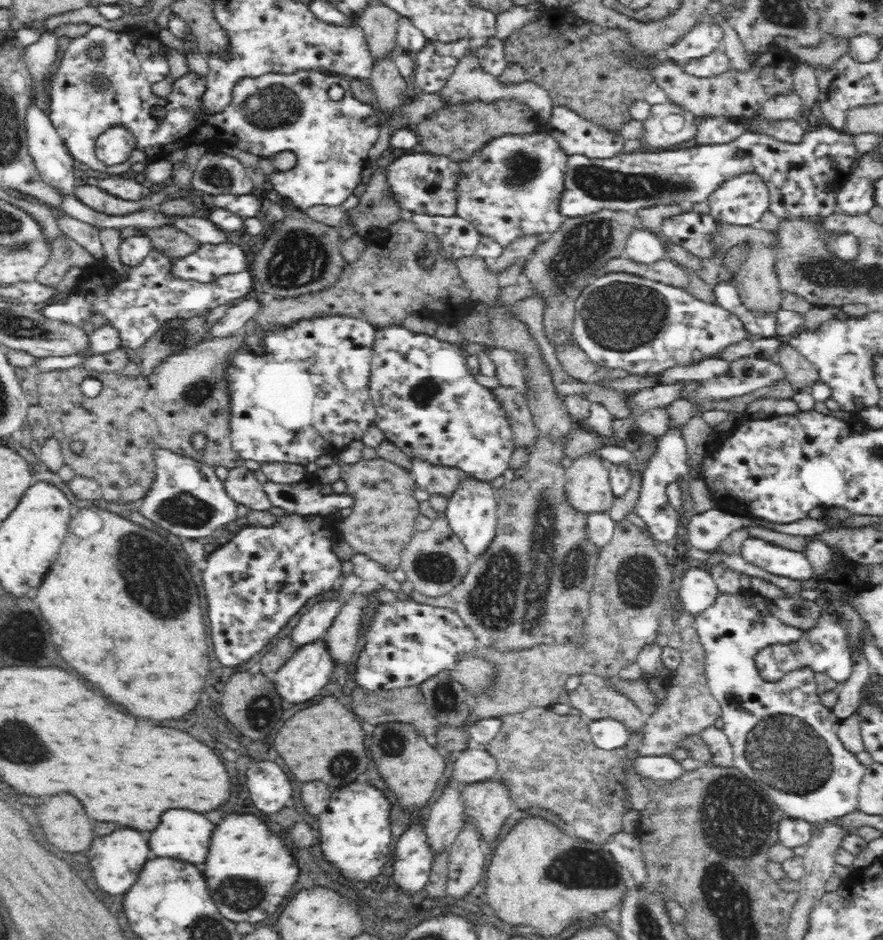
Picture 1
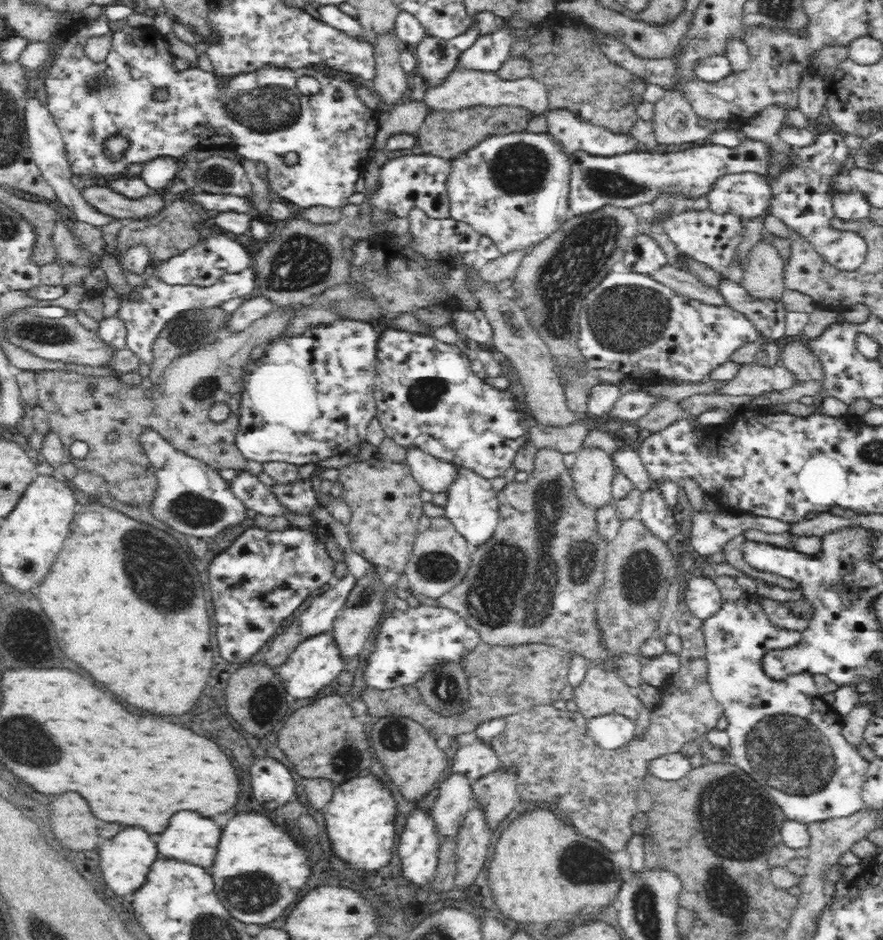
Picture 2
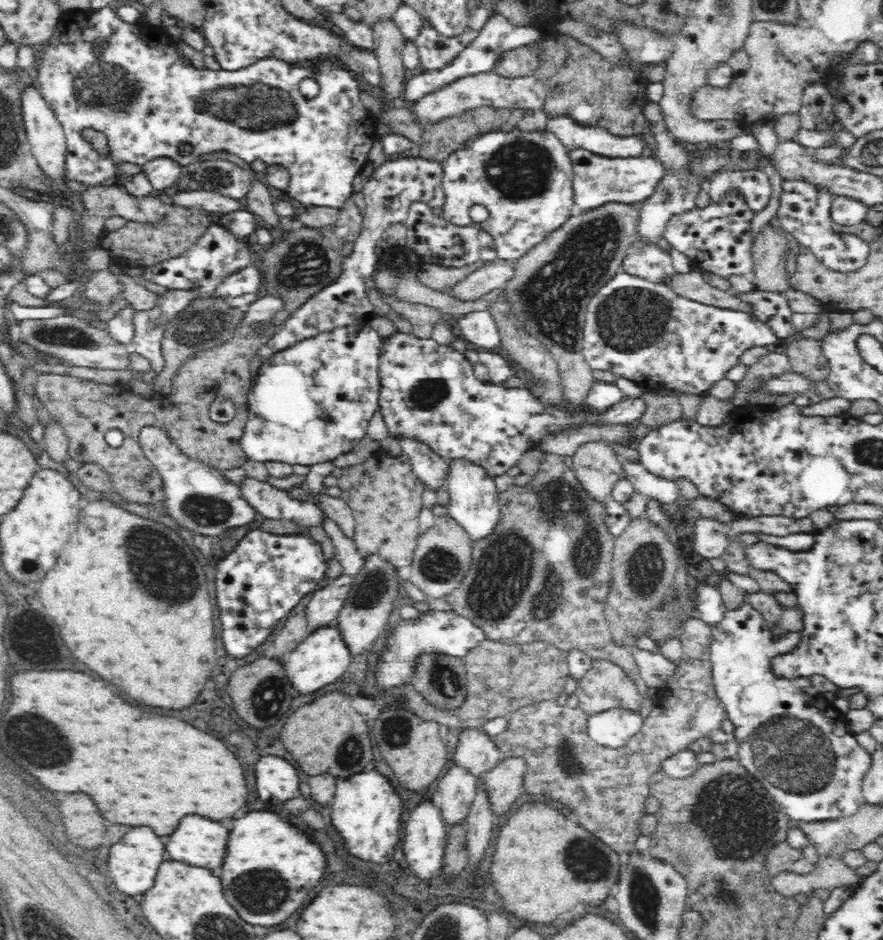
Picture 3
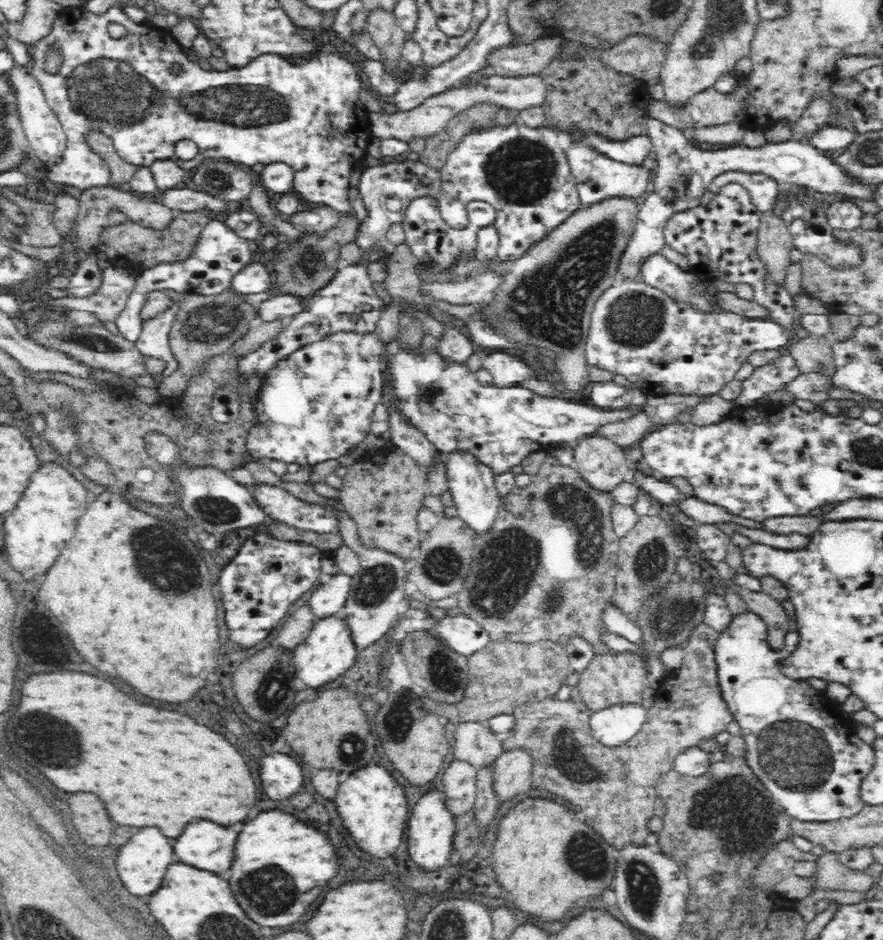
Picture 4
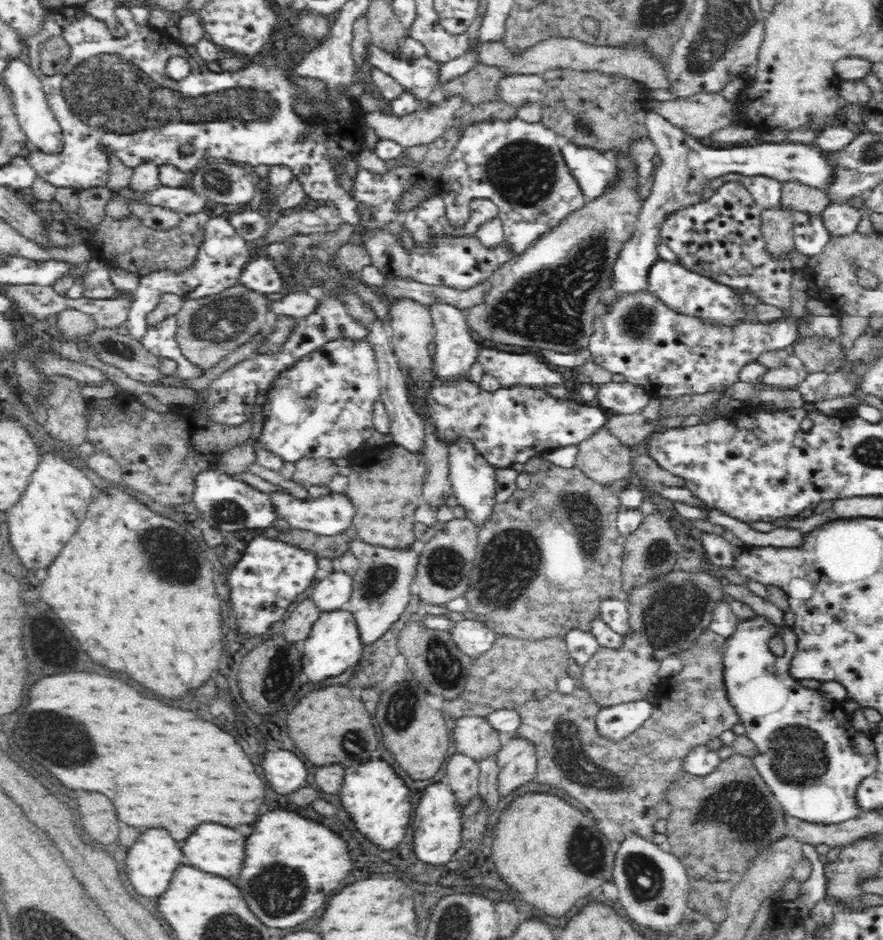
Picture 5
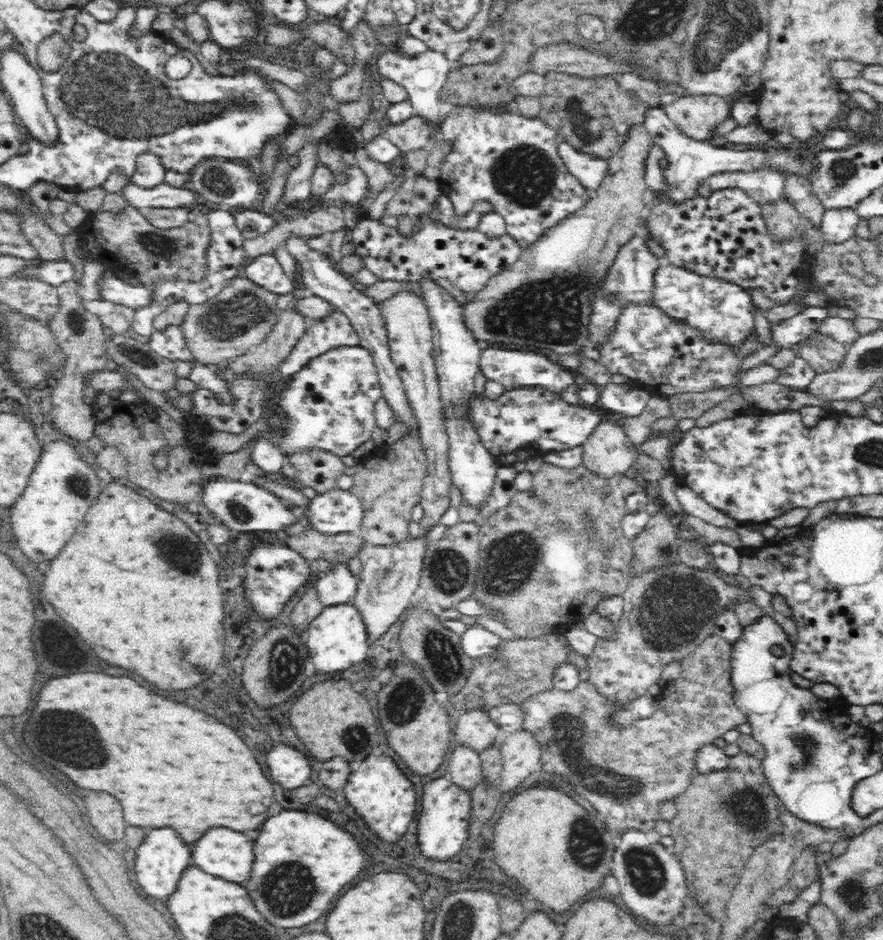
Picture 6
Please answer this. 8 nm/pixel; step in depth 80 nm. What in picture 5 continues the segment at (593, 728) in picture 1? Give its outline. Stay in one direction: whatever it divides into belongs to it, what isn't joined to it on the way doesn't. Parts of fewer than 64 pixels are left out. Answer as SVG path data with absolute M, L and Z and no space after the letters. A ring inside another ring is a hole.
M645 699L615 704L603 707L602 712L596 716L596 726L604 738L620 739L634 732L652 712L655 712L655 705Z

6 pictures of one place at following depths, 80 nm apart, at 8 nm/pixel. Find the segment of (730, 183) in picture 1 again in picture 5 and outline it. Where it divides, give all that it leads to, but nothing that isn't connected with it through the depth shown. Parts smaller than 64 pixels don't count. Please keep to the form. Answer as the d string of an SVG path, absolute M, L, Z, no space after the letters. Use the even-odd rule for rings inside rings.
M726 174L712 179L708 186L716 190L728 182L742 184L763 209L776 208L782 200L783 182L764 175Z

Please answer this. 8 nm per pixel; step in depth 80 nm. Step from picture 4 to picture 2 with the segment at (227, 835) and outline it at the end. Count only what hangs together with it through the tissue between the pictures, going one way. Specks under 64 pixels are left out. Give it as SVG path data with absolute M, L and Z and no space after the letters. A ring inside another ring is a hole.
M178 812L172 818L168 832L164 832L158 840L158 848L162 858L176 859L185 863L208 868L215 863L222 840L222 826L210 818L204 818L196 812Z

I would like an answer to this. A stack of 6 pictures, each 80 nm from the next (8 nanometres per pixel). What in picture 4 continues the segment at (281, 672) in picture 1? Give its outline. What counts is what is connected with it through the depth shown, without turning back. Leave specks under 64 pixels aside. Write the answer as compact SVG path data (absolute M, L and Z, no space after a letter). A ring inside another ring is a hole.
M336 614L317 619L308 638L303 640L302 644L296 645L292 653L296 674L304 680L304 684L322 686L324 682L330 682L332 678L340 676L342 672L346 672L350 666L356 664L358 647L352 637L352 629L348 625L348 619Z

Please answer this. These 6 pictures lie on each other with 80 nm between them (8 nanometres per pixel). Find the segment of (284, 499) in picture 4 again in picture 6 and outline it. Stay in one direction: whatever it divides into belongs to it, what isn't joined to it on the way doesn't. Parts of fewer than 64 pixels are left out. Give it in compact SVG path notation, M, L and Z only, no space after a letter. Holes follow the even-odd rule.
M332 489L316 495L306 507L292 506L306 516L314 531L323 534L357 534L365 518L365 509L356 493Z

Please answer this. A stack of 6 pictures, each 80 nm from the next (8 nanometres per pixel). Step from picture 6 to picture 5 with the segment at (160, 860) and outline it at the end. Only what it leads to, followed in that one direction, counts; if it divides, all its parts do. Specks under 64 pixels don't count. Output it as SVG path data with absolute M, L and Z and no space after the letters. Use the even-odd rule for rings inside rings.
M152 828L146 834L142 834L134 846L130 846L126 854L126 872L130 884L134 890L147 898L156 898L168 892L170 882L174 878L176 870L183 866L184 851L182 851L182 842L172 837L172 834L164 828Z

